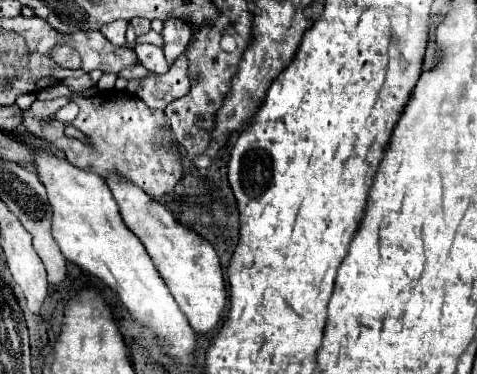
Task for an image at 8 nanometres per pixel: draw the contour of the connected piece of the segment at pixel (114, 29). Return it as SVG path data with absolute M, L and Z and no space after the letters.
M113 20L113 22L105 24L101 28L101 32L111 40L111 44L115 44L115 46L127 46L127 40L125 40L127 26L129 26L127 20Z

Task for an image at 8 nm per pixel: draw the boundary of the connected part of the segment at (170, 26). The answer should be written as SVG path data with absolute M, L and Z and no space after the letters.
M167 20L165 28L163 28L163 40L165 40L165 46L163 46L165 58L169 64L173 64L185 52L187 44L191 40L191 30L185 22Z

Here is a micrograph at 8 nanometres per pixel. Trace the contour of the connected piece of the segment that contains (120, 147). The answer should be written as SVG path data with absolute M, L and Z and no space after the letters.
M123 90L97 92L91 98L75 96L73 100L79 106L79 114L71 122L71 126L75 126L85 136L89 136L91 146L85 146L79 140L67 138L63 134L65 122L53 120L47 126L41 126L41 120L53 118L53 114L61 106L65 106L65 98L55 98L55 100L47 100L47 102L35 100L31 104L31 108L23 112L23 126L33 136L37 136L41 140L47 140L51 146L59 148L73 166L77 166L81 170L87 170L87 172L95 172L101 178L117 174L117 176L133 182L135 186L139 186L153 200L163 198L165 194L169 194L175 188L175 184L183 176L181 162L179 162L179 158L175 158L175 154L167 154L165 150L163 152L155 150L155 144L153 144L153 136L155 136L157 126L161 124L163 112L147 108L143 100L139 100L137 96L129 96Z

